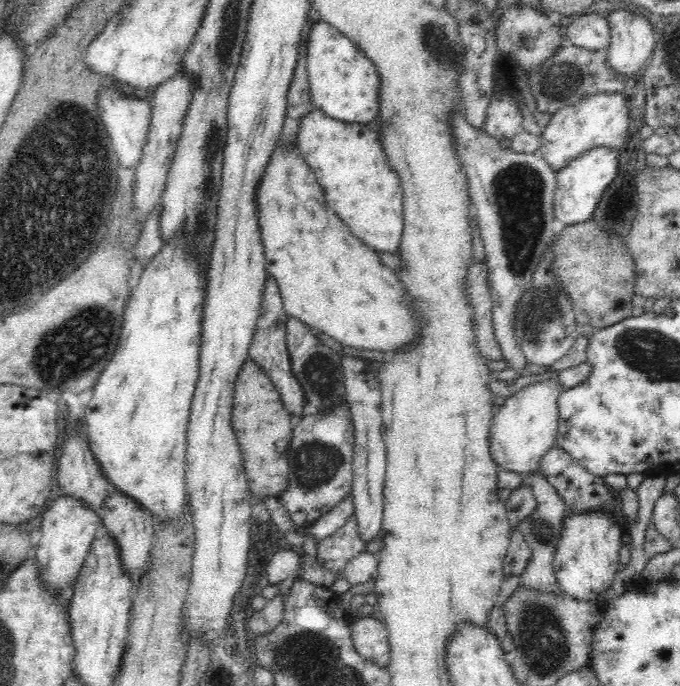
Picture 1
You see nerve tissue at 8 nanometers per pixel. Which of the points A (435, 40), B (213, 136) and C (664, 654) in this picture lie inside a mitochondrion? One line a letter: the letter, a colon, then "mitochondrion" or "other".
A: mitochondrion
B: mitochondrion
C: other

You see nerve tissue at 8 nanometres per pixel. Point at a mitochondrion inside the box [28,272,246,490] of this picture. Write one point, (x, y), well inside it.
(67, 352)

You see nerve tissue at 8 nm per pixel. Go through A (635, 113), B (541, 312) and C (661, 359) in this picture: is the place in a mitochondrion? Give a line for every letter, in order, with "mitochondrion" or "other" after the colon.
A: other
B: mitochondrion
C: mitochondrion

